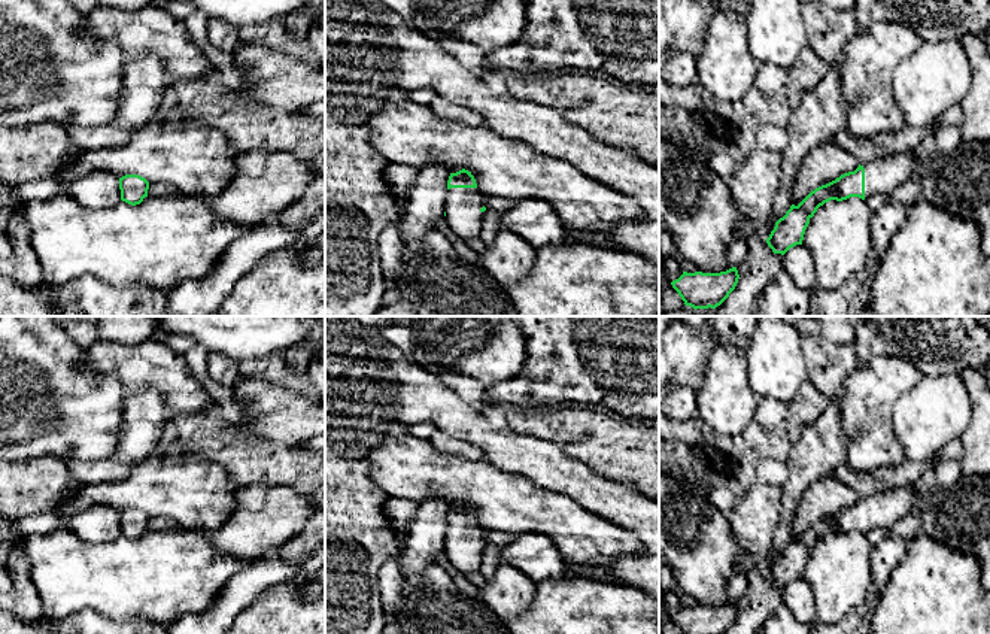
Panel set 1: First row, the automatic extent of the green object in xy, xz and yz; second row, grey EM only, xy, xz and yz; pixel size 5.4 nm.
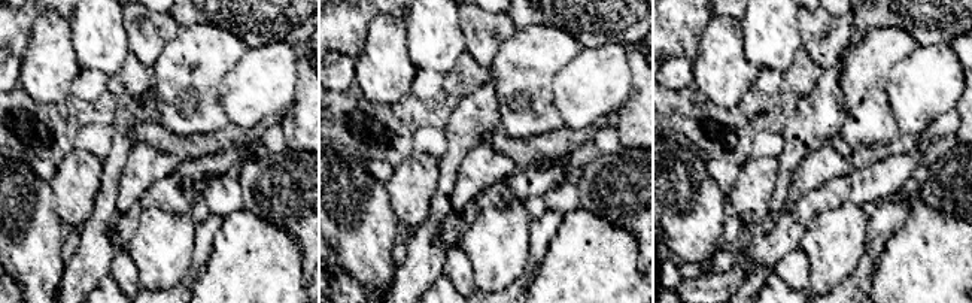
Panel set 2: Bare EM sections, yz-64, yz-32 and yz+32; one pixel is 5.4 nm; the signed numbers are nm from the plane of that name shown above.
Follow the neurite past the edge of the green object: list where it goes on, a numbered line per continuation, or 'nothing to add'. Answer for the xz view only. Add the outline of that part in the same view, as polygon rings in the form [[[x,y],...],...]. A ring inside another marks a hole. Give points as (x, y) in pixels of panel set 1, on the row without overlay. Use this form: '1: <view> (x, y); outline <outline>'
1: xz (462, 540); outline [[[450,522],[446,534],[446,553],[459,573],[479,571],[485,546],[479,522]]]

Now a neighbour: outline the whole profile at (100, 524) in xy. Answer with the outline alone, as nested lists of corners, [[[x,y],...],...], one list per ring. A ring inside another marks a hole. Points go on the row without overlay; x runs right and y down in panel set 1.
[[[94,506],[73,515],[69,530],[89,543],[107,543],[121,536],[119,512],[109,506]]]

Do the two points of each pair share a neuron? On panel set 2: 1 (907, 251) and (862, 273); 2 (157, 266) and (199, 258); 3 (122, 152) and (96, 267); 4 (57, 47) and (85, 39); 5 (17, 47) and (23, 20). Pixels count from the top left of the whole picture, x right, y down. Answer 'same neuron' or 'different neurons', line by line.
1: different neurons
2: different neurons
3: same neuron
4: different neurons
5: same neuron

